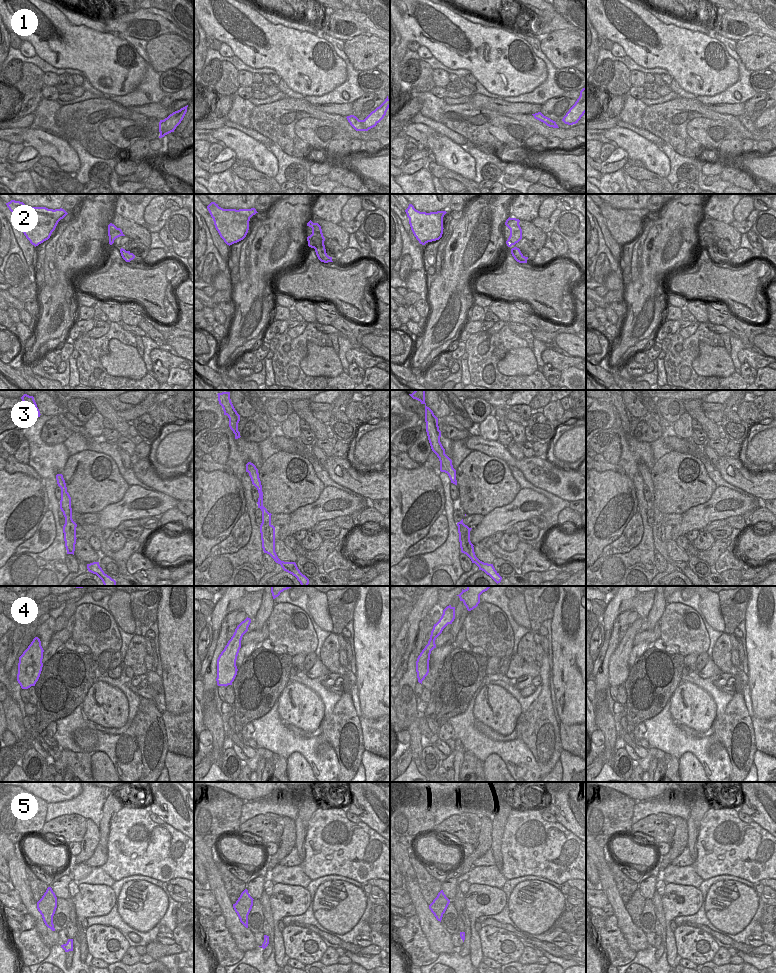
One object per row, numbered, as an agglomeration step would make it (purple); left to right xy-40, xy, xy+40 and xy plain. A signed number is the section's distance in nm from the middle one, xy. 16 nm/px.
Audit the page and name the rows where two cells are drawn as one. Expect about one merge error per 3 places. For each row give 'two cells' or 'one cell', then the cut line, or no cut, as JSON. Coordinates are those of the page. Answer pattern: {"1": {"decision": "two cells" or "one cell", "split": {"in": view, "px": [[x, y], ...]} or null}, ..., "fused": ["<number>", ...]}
{"1": {"decision": "two cells", "split": {"in": "xy", "px": [[361, 120], [351, 125]]}}, "2": {"decision": "two cells", "split": {"in": "xy+40", "px": [[510, 230], [510, 235]]}}, "3": {"decision": "one cell", "split": null}, "4": {"decision": "one cell", "split": null}, "5": {"decision": "two cells", "split": {"in": "xy", "px": [[268, 937], [264, 938]]}}, "fused": ["1", "2", "5"]}

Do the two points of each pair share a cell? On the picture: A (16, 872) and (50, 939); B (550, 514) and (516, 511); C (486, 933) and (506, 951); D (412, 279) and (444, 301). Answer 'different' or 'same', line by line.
A: same
B: different
C: same
D: different

